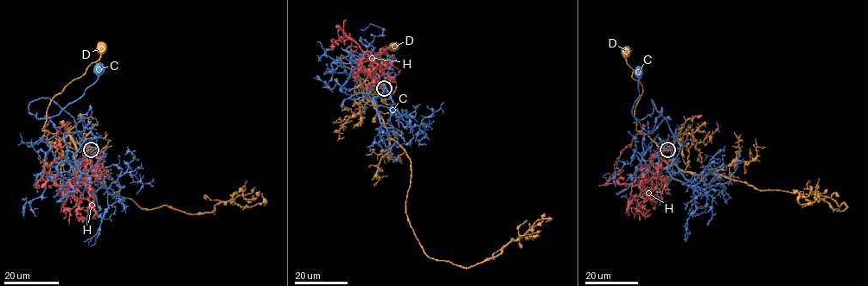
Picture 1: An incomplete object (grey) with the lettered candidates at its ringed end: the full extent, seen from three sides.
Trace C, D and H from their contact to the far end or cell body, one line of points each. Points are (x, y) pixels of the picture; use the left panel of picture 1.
C: (92, 149), (85, 159), (74, 118), (50, 98), (28, 105), (39, 118), (59, 113), (97, 79), (98, 68)
D: (91, 149), (89, 146), (77, 151), (54, 134), (41, 130), (50, 101), (99, 58), (100, 47)
H: (88, 151), (86, 168), (68, 186), (46, 181), (44, 166), (60, 156), (56, 133), (63, 125), (64, 129)

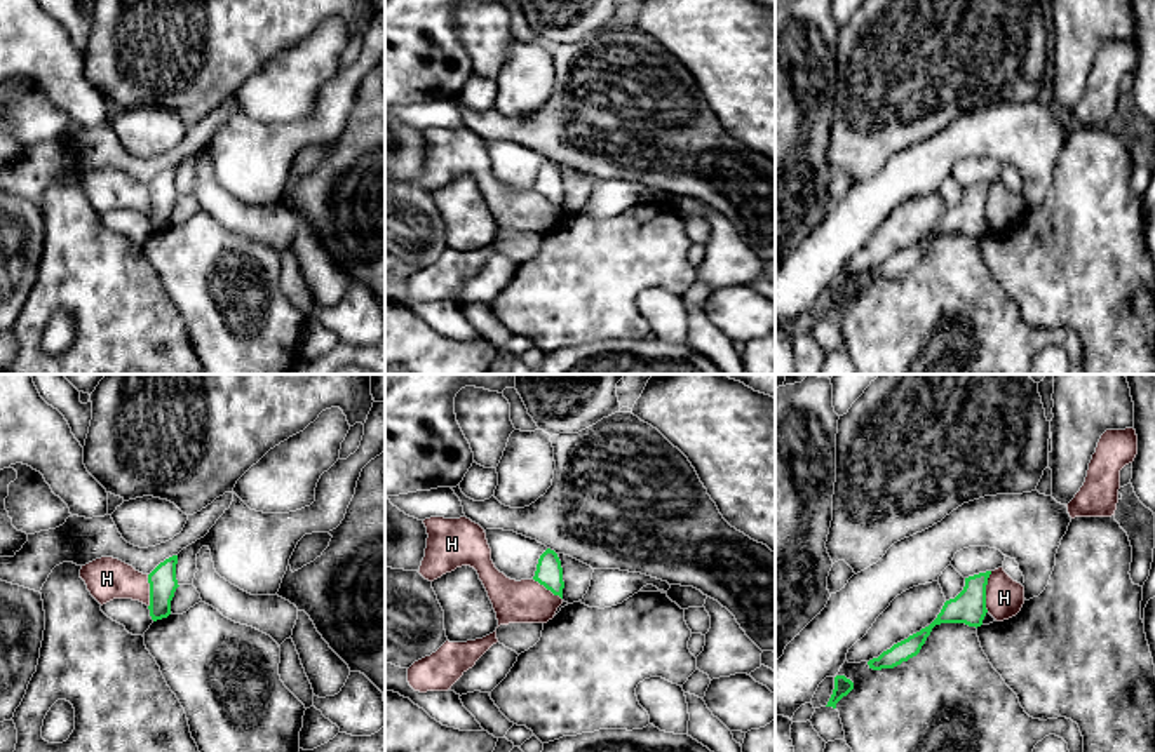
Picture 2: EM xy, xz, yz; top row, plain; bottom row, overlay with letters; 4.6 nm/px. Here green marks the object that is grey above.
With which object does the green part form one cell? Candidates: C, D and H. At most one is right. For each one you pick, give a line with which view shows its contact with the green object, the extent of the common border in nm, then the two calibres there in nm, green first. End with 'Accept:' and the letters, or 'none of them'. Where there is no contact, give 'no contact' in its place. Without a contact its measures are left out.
C: no contact
Accept: C

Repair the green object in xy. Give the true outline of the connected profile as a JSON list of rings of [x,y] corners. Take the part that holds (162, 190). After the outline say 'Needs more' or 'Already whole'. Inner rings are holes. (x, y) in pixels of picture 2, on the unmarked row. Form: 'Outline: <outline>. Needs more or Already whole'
Outline: [[[172,165],[160,172],[150,185],[150,226],[153,232],[167,228],[171,225],[171,211],[178,195],[176,190],[178,165]]]. Already whole

